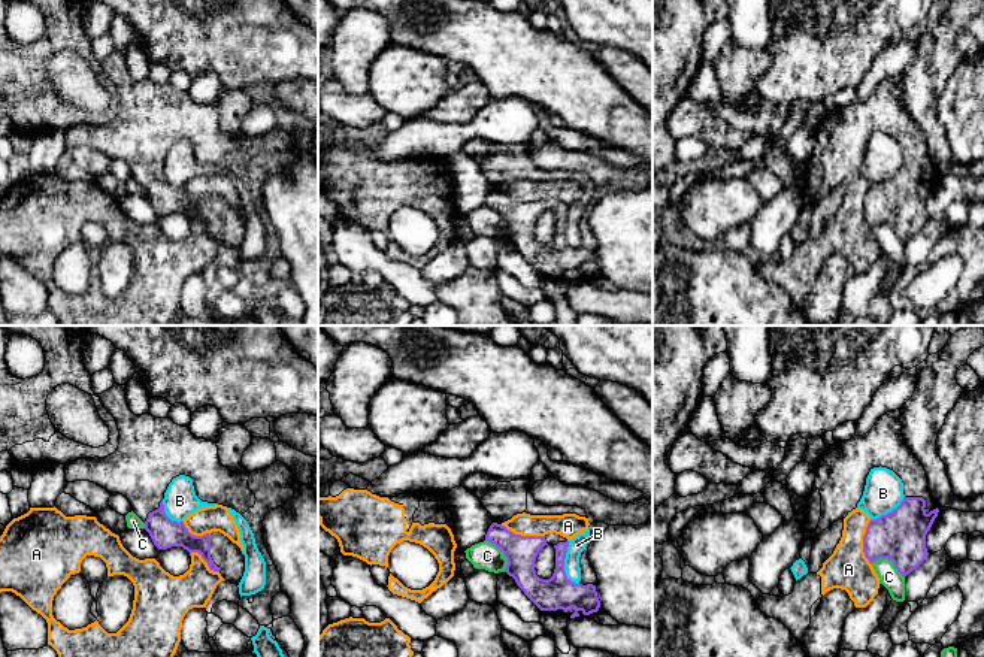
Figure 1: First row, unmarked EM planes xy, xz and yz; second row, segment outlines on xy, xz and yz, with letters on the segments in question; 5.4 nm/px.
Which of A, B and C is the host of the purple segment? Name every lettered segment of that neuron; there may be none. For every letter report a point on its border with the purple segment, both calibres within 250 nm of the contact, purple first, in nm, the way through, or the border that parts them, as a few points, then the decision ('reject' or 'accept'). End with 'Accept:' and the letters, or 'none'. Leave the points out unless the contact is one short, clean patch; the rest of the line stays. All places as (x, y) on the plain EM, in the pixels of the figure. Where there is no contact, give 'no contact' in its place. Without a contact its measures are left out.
A: meets purple in xz at (523, 202); 170 nm thick on the purple side, 130 nm on the other; border along xz (500, 190), (515, 199), (544, 202); reject
B: meets purple in xz at (563, 230); 180 nm thick on the purple side, 90 nm on the other; reject
C: meets purple in yz at (889, 224); 280 nm thick on the purple side, 110 nm on the other; reject
Accept: none

